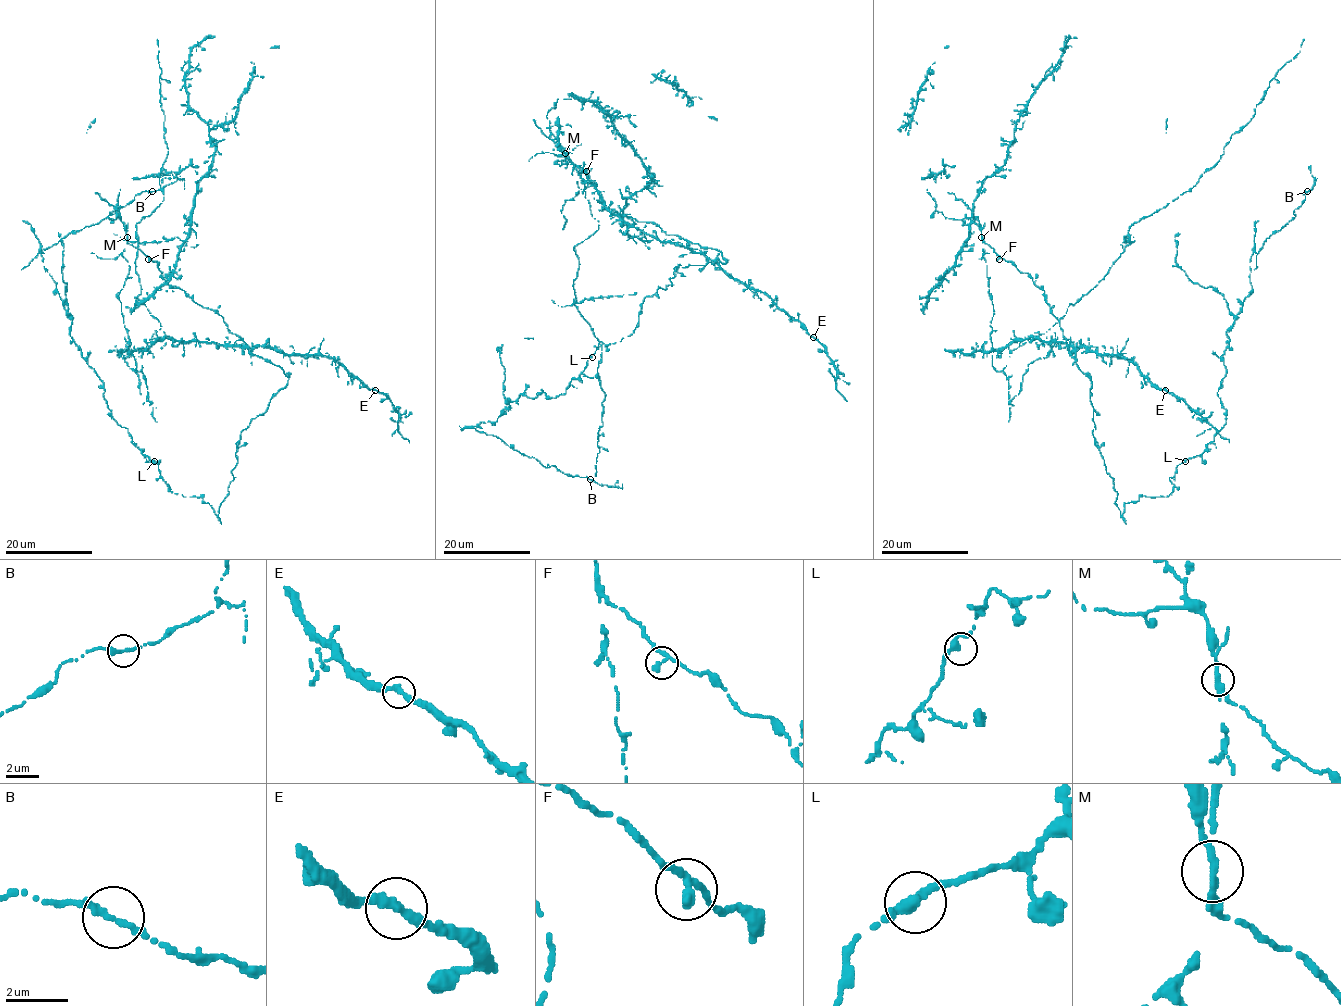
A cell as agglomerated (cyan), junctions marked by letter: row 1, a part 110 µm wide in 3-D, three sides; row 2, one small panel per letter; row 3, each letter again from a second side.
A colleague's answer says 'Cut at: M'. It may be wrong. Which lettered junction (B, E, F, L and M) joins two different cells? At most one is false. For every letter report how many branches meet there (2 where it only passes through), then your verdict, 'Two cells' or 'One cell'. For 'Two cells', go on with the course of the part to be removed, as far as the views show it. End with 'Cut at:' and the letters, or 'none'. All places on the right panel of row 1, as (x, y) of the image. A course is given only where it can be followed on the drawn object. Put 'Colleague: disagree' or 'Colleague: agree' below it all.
B: Branches: 2. One cell
E: Branches: 2. One cell
F: Branches: 2. One cell
L: Branches: 2. One cell
M: Branches: 2. Two cells
Cut at: M
Colleague: agree

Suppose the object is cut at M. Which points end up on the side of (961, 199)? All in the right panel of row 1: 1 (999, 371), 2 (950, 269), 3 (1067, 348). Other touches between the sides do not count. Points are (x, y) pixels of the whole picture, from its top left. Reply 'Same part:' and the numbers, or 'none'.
Same part: 2, 3

